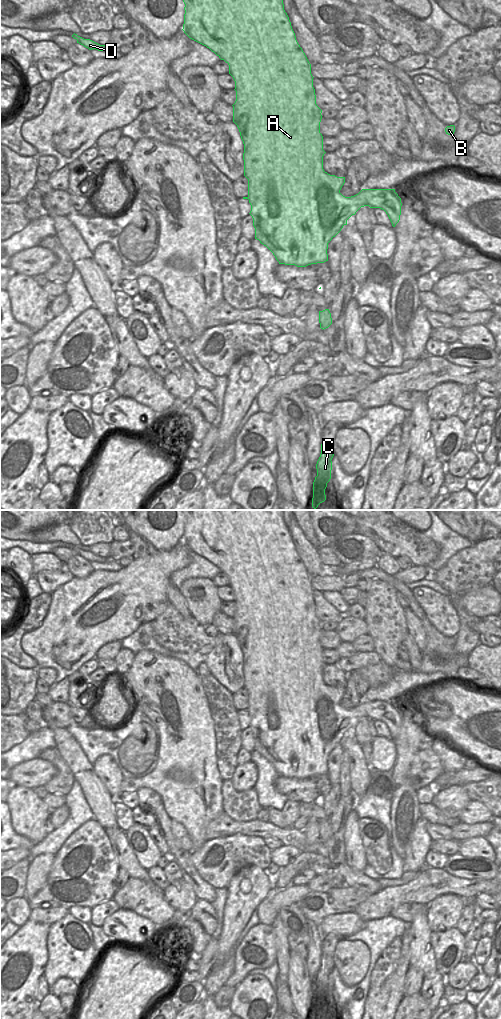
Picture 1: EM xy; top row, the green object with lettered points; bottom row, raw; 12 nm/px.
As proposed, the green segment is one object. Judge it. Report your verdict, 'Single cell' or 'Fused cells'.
Fused cells

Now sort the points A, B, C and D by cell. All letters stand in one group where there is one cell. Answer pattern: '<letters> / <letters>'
A B D / C

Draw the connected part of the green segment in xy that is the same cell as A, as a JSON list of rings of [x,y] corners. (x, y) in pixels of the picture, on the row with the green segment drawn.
[[[183,0],[183,2],[185,4],[185,14],[182,30],[190,39],[206,46],[221,60],[224,60],[229,65],[229,74],[235,81],[236,101],[232,105],[233,122],[237,125],[244,144],[244,176],[248,179],[248,196],[243,197],[243,199],[248,199],[251,205],[249,214],[253,218],[255,239],[259,240],[273,253],[279,264],[306,267],[328,261],[328,243],[341,231],[344,225],[347,225],[347,220],[355,215],[361,207],[369,206],[370,208],[384,210],[392,226],[395,227],[400,220],[402,206],[401,198],[395,192],[395,189],[362,189],[354,196],[345,197],[340,193],[345,183],[345,177],[330,175],[323,169],[323,156],[326,152],[323,150],[323,136],[320,133],[322,110],[316,104],[311,64],[296,40],[291,22],[284,10],[283,0]]]

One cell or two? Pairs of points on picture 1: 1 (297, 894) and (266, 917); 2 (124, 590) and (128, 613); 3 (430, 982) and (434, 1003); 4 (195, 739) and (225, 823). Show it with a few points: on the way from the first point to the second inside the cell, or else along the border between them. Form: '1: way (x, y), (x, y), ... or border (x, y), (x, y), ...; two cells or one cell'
1: way (289, 895), (284, 897), (272, 909); one cell
2: way (126, 596), (126, 607); one cell
3: way (433, 987), (434, 998); one cell
4: border (223, 811), (205, 829); two cells

